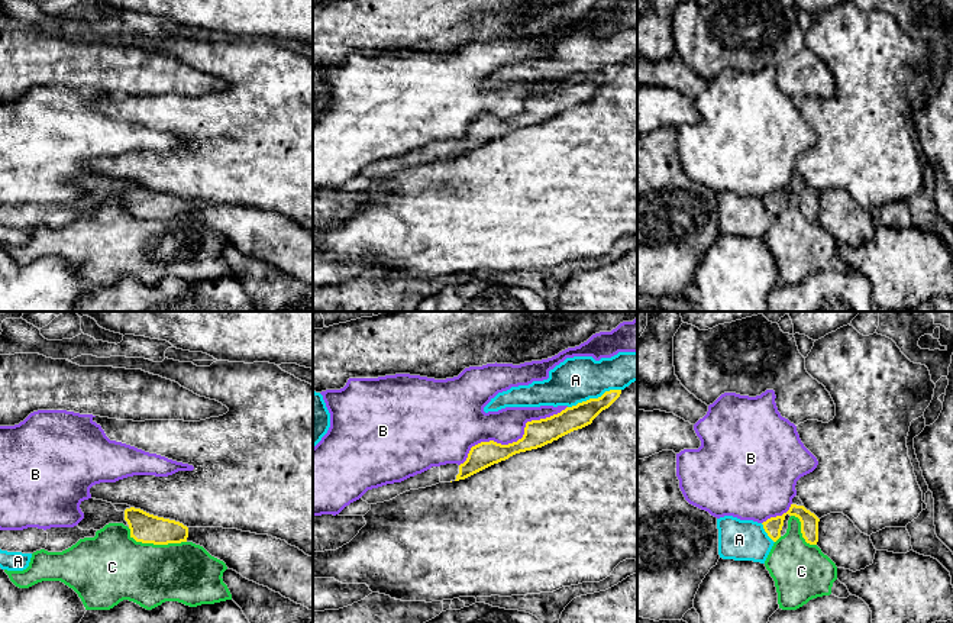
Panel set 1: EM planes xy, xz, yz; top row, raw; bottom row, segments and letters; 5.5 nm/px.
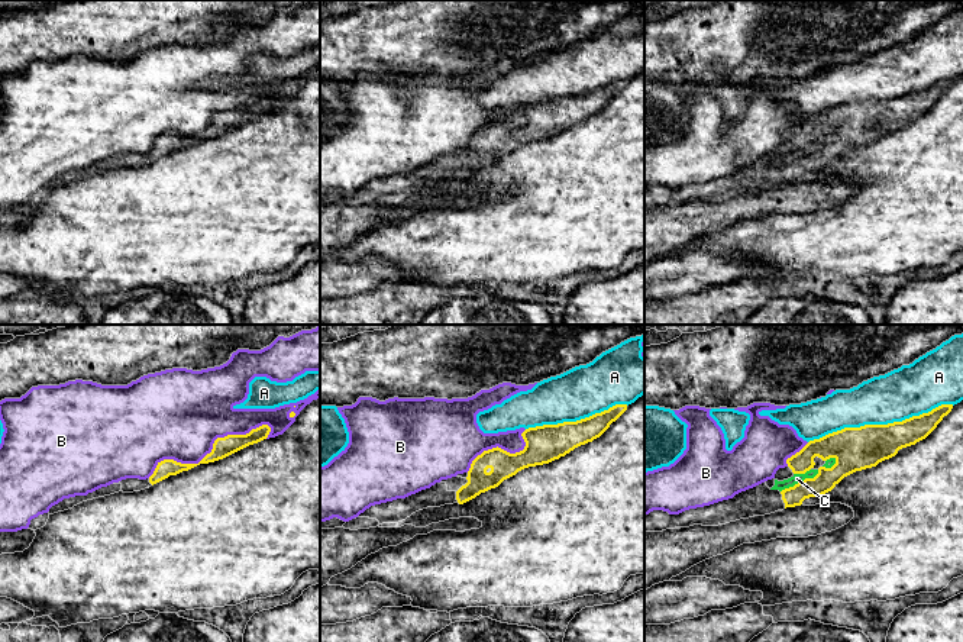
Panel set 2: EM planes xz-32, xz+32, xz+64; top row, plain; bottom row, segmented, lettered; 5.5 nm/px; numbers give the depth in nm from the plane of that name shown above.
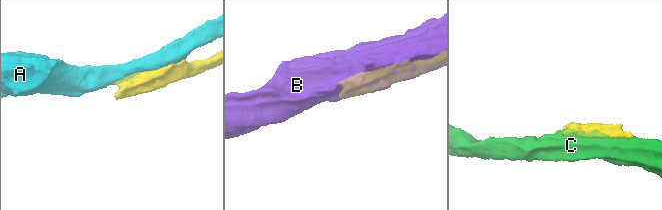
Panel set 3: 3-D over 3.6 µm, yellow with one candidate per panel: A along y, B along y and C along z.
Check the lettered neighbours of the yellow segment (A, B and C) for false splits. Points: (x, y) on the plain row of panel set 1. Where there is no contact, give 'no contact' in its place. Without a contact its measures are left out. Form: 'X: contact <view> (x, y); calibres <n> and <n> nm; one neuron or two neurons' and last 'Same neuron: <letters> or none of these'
A: contact xz (594, 74); calibres 130 and 260 nm; two neurons
B: contact xz (514, 118); calibres 150 and 200 nm; two neurons
C: contact xy (155, 219); calibres 170 and 360 nm; two neurons
Same neuron: none of these

